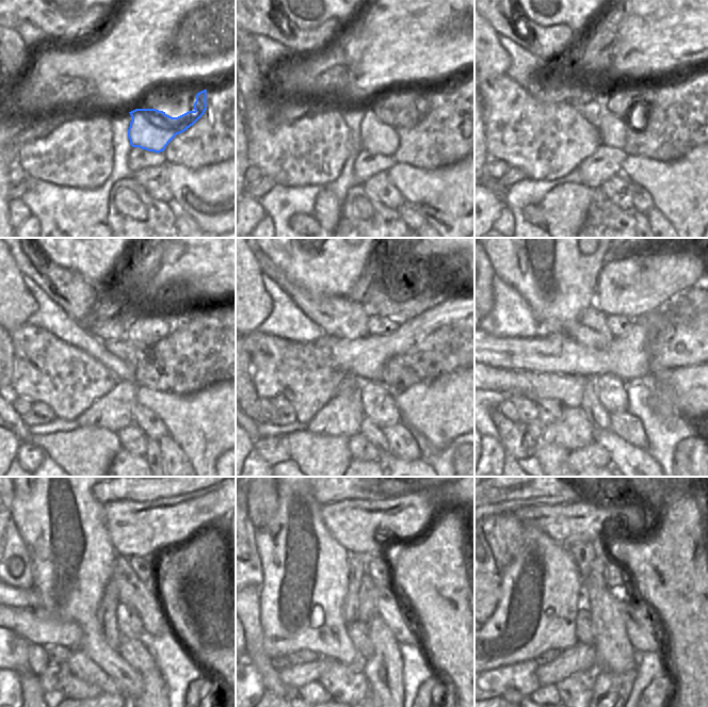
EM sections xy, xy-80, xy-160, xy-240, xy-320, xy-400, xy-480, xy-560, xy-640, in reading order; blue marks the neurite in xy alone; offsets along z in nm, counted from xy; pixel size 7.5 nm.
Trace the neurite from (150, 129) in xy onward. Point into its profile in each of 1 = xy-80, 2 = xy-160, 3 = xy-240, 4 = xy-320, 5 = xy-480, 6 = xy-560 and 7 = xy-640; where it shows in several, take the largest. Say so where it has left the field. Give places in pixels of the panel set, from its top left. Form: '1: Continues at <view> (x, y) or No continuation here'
1: Continues at xy-80 (404, 108)
2: Continues at xy-160 (612, 129)
3: Continues at xy-240 (147, 328)
4: Continues at xy-320 (377, 325)
5: Continues at xy-480 (142, 565)
6: Continues at xy-560 (377, 567)
7: Continues at xy-640 (615, 575).

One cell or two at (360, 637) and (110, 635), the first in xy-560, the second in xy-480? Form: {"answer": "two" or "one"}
{"answer": "two"}

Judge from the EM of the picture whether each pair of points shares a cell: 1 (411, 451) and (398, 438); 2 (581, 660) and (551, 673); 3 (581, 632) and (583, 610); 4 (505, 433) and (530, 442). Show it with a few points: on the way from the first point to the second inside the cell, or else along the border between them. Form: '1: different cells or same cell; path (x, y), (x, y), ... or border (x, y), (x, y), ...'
1: same cell; path (407, 448), (401, 442)
2: same cell; path (574, 660), (570, 660), (559, 670)
3: same cell; path (583, 627), (583, 615)
4: different cells; border (514, 424), (511, 435), (501, 443)

